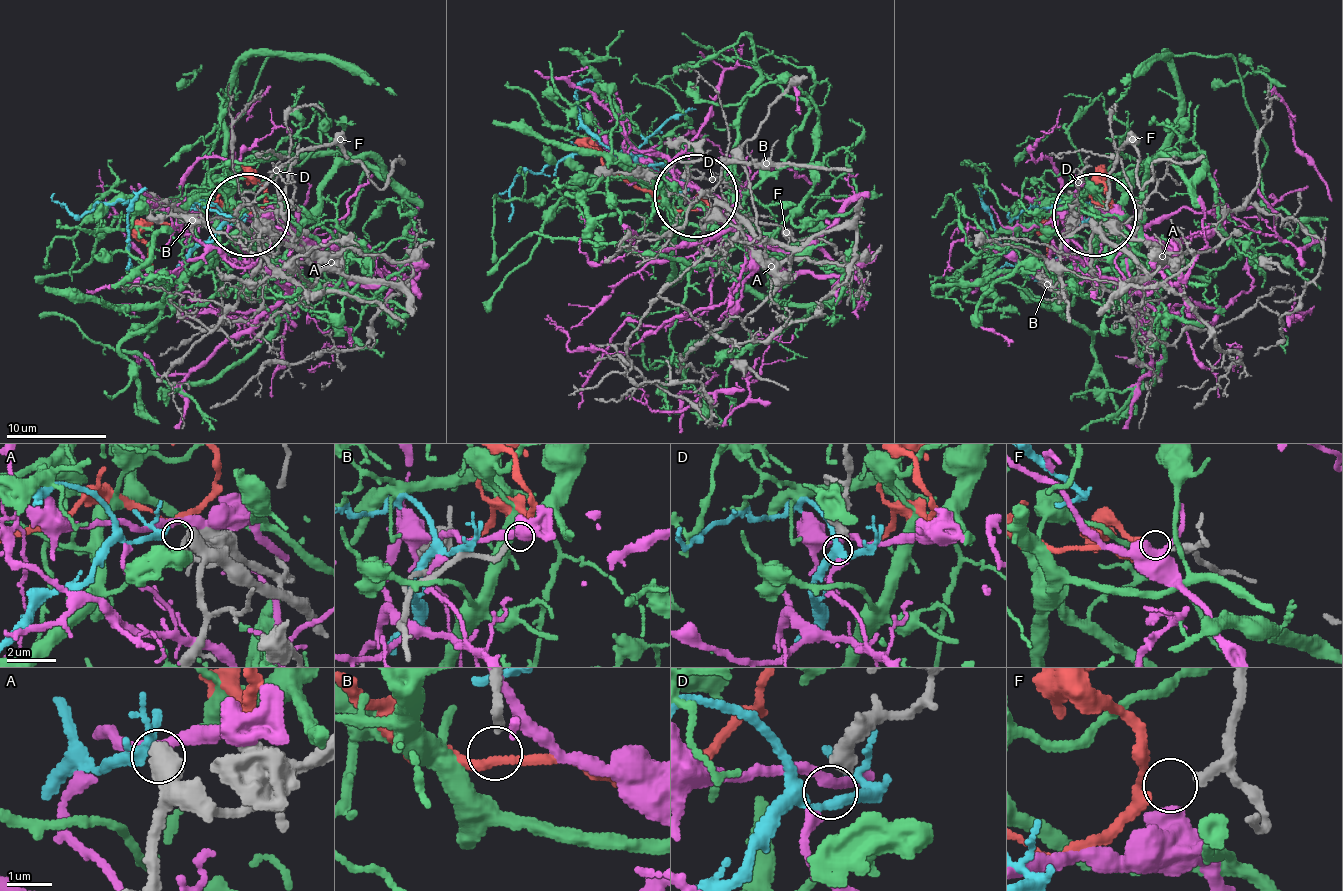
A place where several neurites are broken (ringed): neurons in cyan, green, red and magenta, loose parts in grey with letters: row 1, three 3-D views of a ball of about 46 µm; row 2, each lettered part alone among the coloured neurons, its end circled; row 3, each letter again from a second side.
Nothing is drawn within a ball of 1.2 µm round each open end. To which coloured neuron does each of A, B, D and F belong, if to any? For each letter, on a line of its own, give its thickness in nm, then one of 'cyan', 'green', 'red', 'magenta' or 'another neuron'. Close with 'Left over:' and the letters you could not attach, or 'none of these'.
A: 460 nm thick; cyan
B: 220 nm thick; another neuron
D: 400 nm thick; magenta
F: 190 nm thick; red
Left over: B

